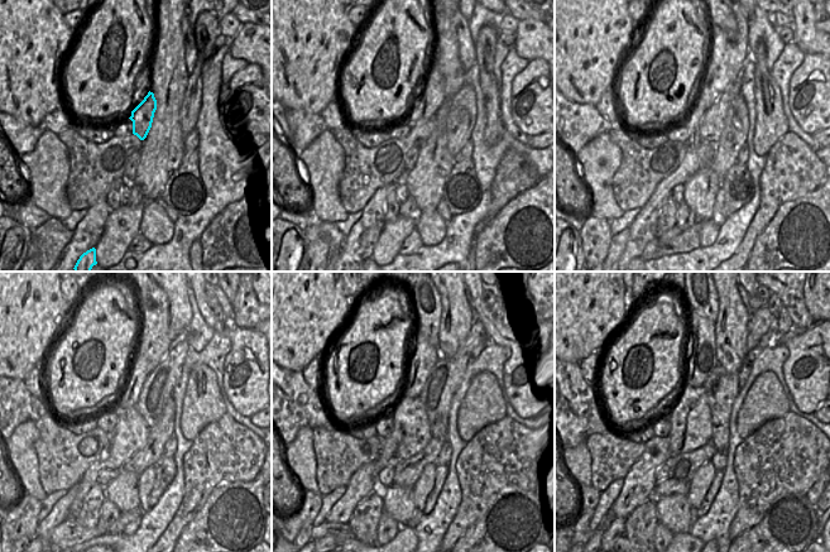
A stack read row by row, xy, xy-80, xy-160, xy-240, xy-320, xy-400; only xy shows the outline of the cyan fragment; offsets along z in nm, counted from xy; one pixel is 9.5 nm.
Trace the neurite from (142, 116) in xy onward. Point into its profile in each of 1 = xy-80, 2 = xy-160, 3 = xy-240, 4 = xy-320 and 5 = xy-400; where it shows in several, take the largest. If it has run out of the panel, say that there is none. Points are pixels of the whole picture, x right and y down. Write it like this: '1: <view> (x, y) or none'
1: xy-80 (433, 95)
2: xy-160 (729, 42)
3: xy-240 (154, 342)
4: xy-320 (426, 298)
5: xy-400 (701, 297)

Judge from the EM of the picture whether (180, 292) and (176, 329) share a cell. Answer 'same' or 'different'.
same

